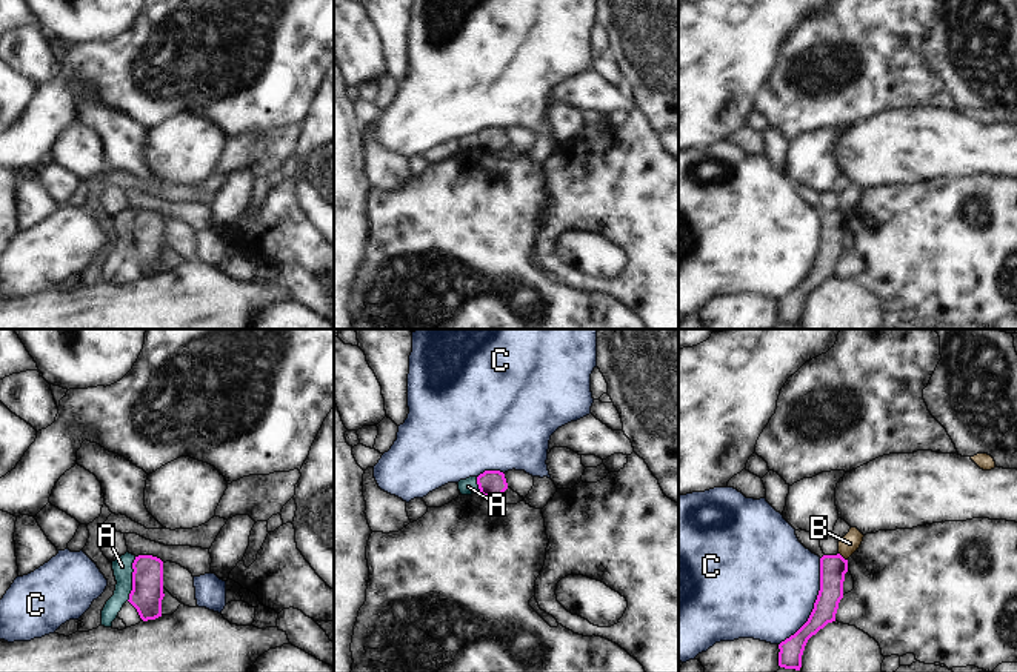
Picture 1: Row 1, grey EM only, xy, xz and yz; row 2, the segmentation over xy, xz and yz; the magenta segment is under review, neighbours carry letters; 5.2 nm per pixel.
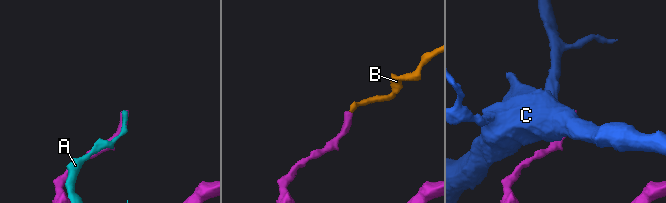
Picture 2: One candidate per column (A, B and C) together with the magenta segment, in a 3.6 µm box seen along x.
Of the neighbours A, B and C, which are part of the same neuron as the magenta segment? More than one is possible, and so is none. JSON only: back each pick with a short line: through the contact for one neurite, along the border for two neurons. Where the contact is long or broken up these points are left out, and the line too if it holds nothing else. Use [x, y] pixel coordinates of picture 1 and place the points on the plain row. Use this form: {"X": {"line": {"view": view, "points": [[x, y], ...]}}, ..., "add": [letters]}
{"add": []}

